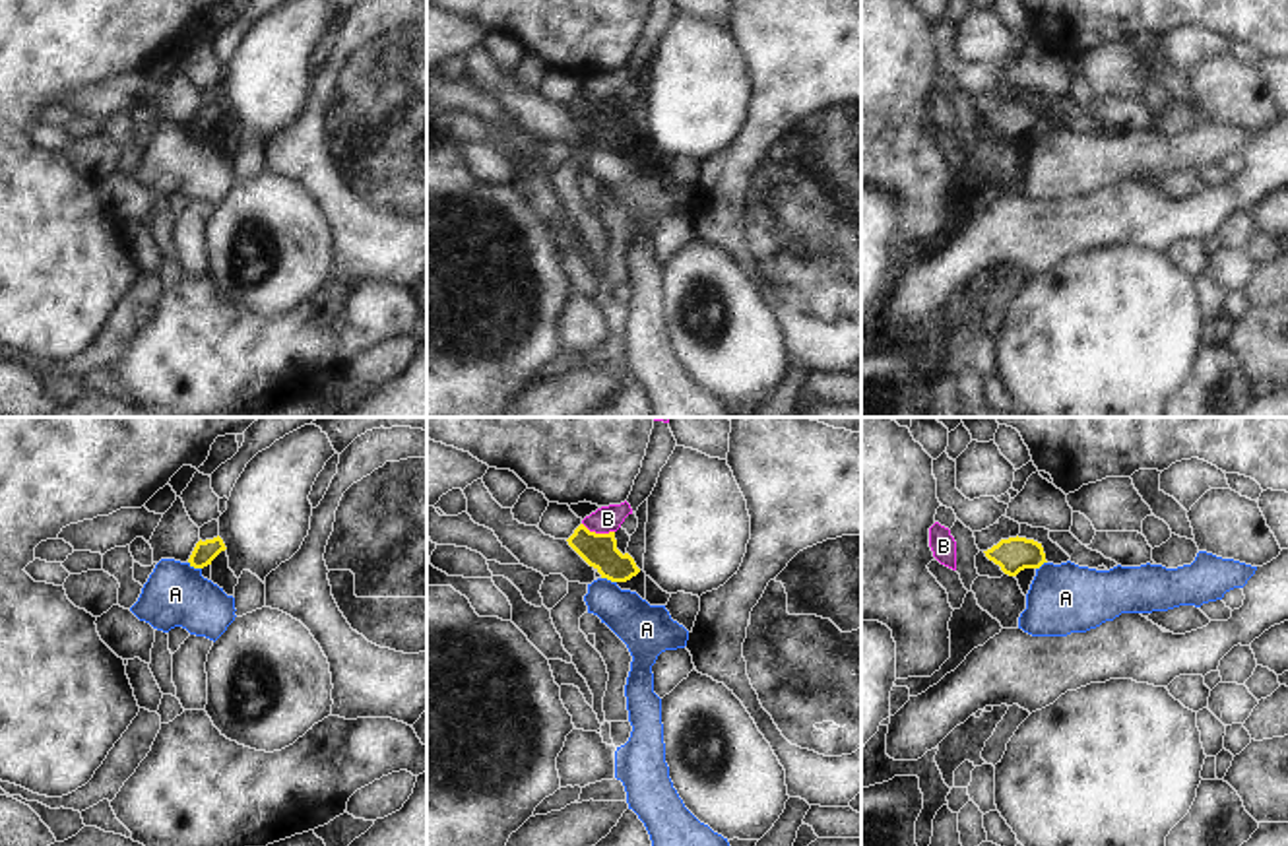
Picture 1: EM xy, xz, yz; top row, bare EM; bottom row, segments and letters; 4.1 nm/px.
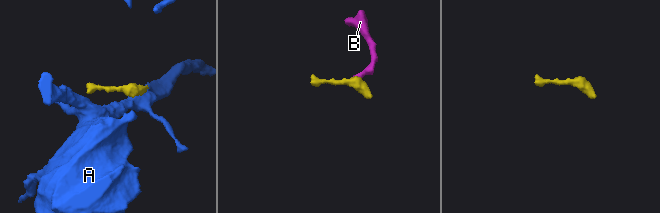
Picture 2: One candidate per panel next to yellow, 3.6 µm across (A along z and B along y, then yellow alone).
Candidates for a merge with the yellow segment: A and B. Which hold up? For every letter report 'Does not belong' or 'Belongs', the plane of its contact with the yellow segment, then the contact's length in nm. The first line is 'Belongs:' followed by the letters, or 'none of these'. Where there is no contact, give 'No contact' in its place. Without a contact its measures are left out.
Belongs: none of these
A: Does not belong. Touches yellow in xy. Shared border 70 nm
B: Does not belong. Touches yellow in xz. Shared border 140 nm.

